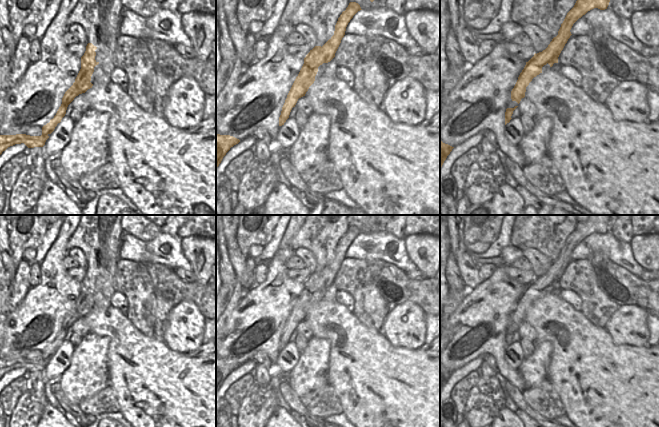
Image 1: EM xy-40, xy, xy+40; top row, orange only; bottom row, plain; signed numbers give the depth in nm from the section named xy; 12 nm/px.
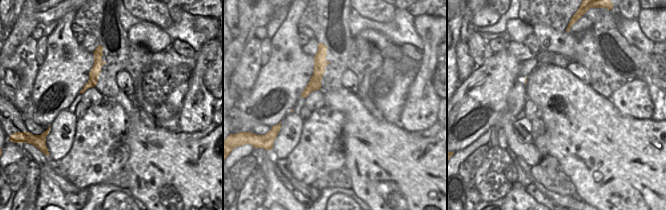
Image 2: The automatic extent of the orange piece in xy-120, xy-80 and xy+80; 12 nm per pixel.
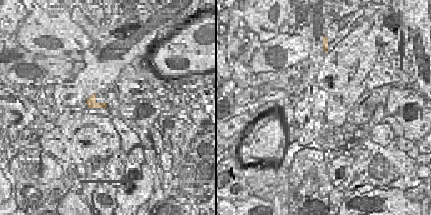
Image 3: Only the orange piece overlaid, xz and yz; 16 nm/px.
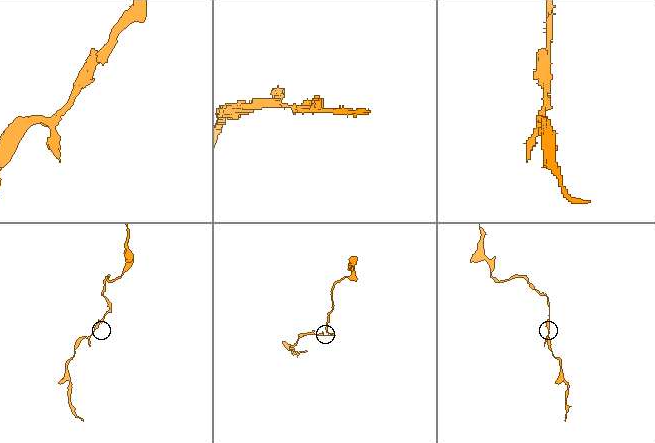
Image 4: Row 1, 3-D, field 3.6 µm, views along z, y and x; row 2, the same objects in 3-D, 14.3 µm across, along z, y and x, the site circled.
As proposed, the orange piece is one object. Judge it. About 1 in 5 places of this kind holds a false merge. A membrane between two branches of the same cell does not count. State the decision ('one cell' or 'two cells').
one cell

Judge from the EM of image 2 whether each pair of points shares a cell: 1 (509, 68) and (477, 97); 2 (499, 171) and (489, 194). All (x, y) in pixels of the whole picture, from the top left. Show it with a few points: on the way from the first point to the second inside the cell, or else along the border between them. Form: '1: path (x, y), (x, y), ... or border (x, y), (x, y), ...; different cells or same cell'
1: path (501, 73), (485, 89); same cell
2: path (495, 177), (491, 188); same cell

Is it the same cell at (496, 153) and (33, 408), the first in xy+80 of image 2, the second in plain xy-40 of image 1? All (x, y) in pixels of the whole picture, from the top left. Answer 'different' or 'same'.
same

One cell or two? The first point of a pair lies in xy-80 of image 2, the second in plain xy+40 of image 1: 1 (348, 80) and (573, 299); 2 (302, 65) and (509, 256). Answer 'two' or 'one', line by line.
1: one
2: two

